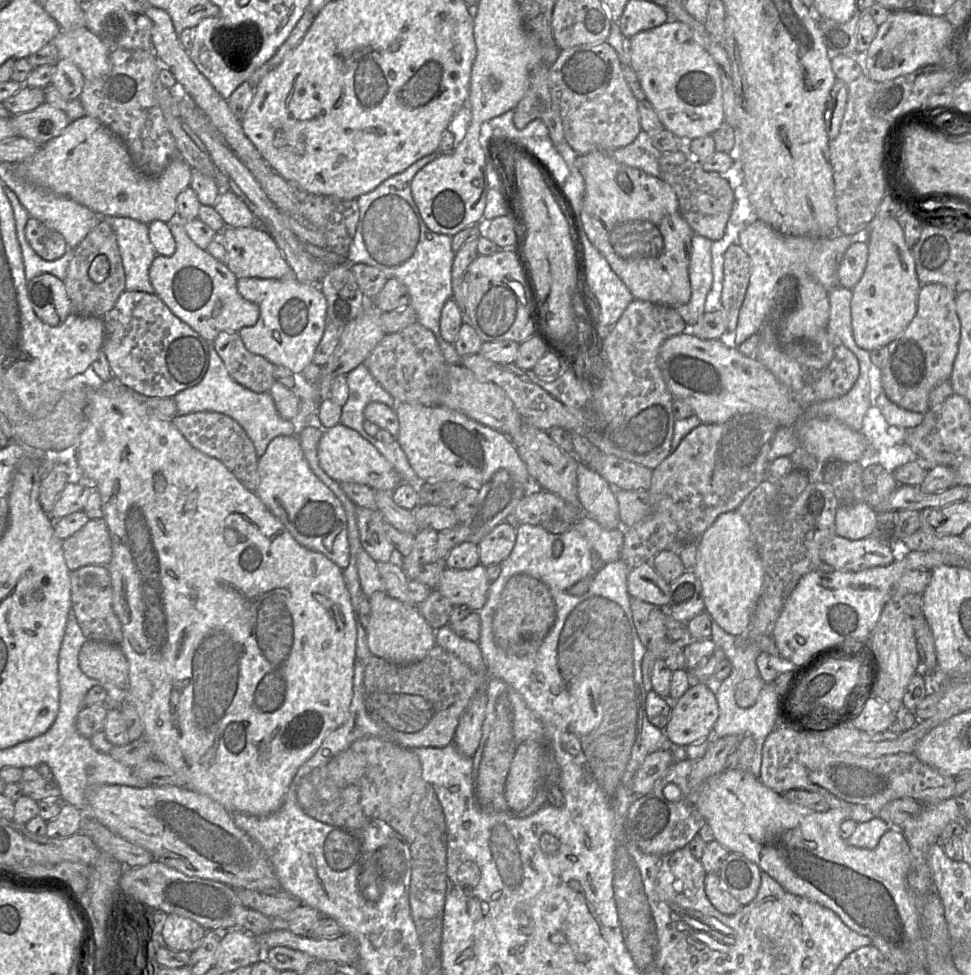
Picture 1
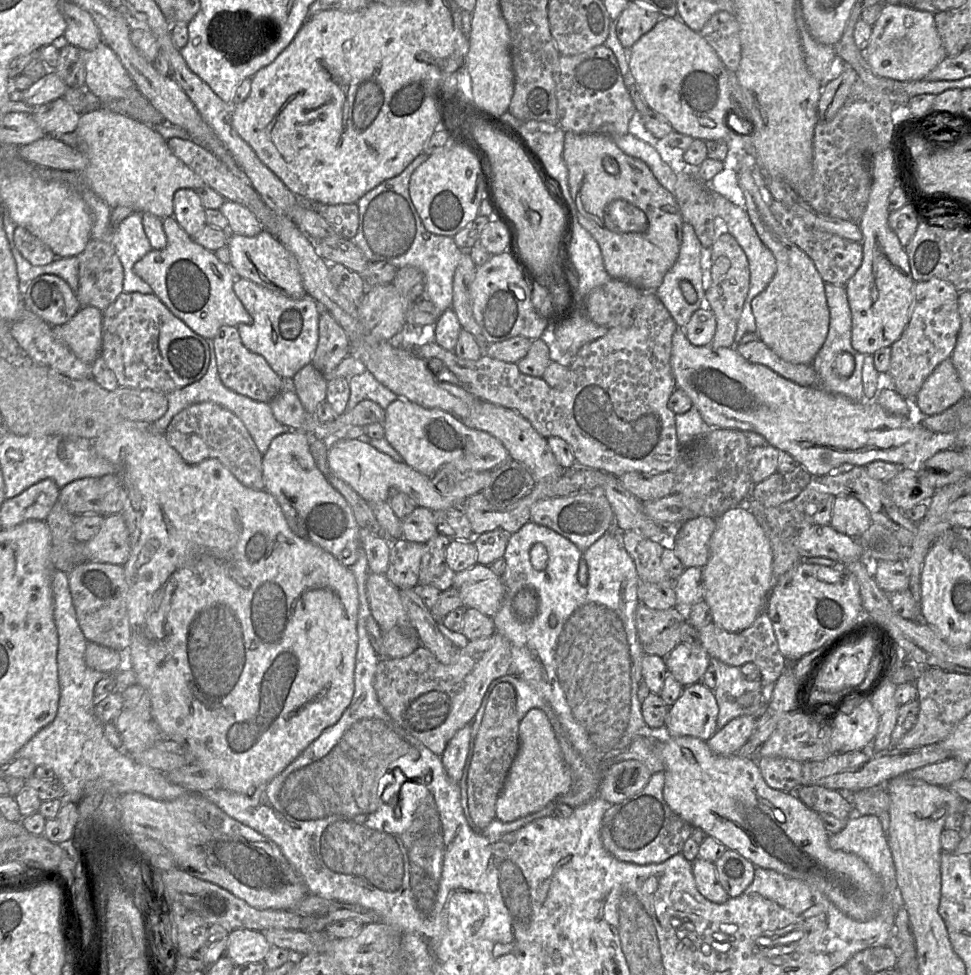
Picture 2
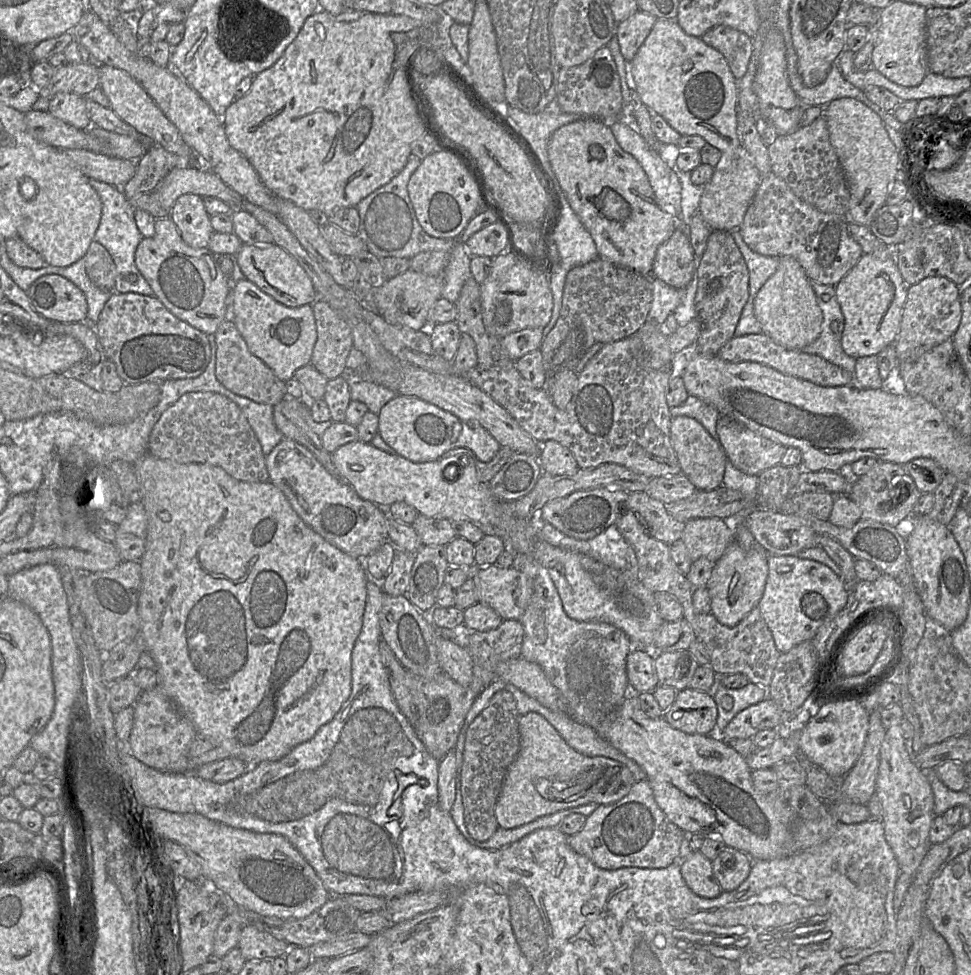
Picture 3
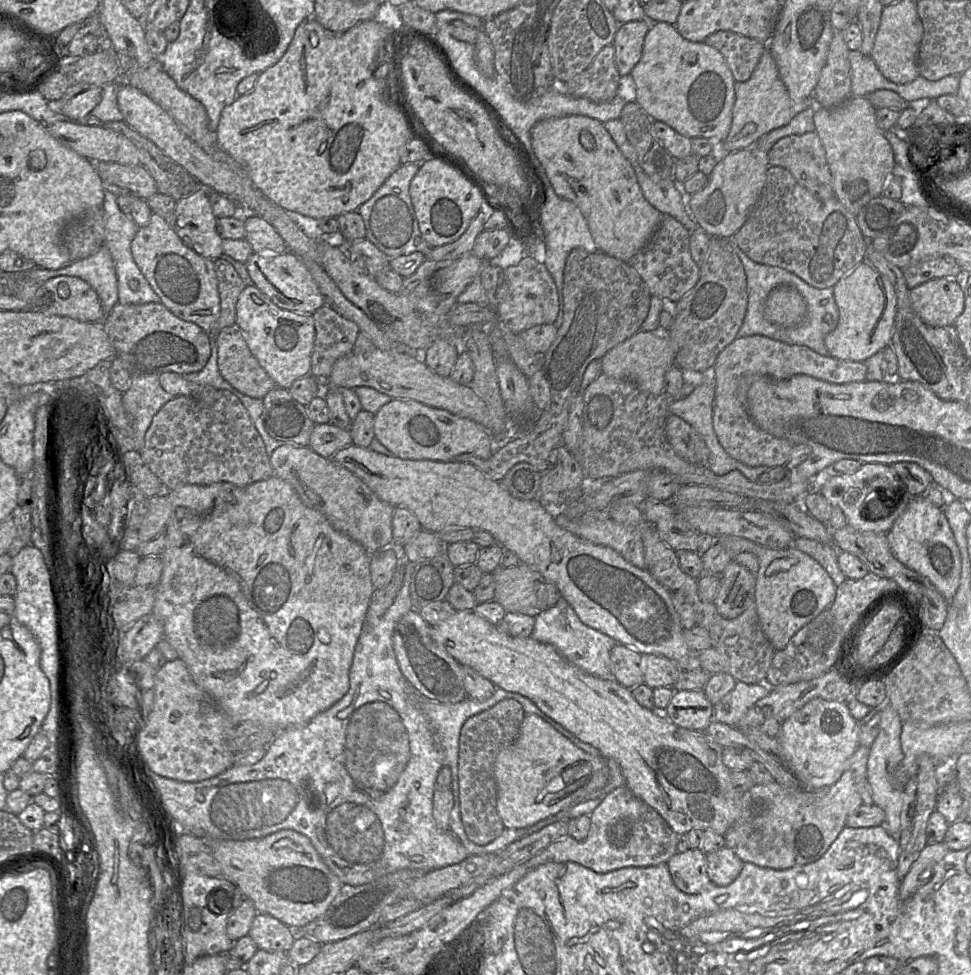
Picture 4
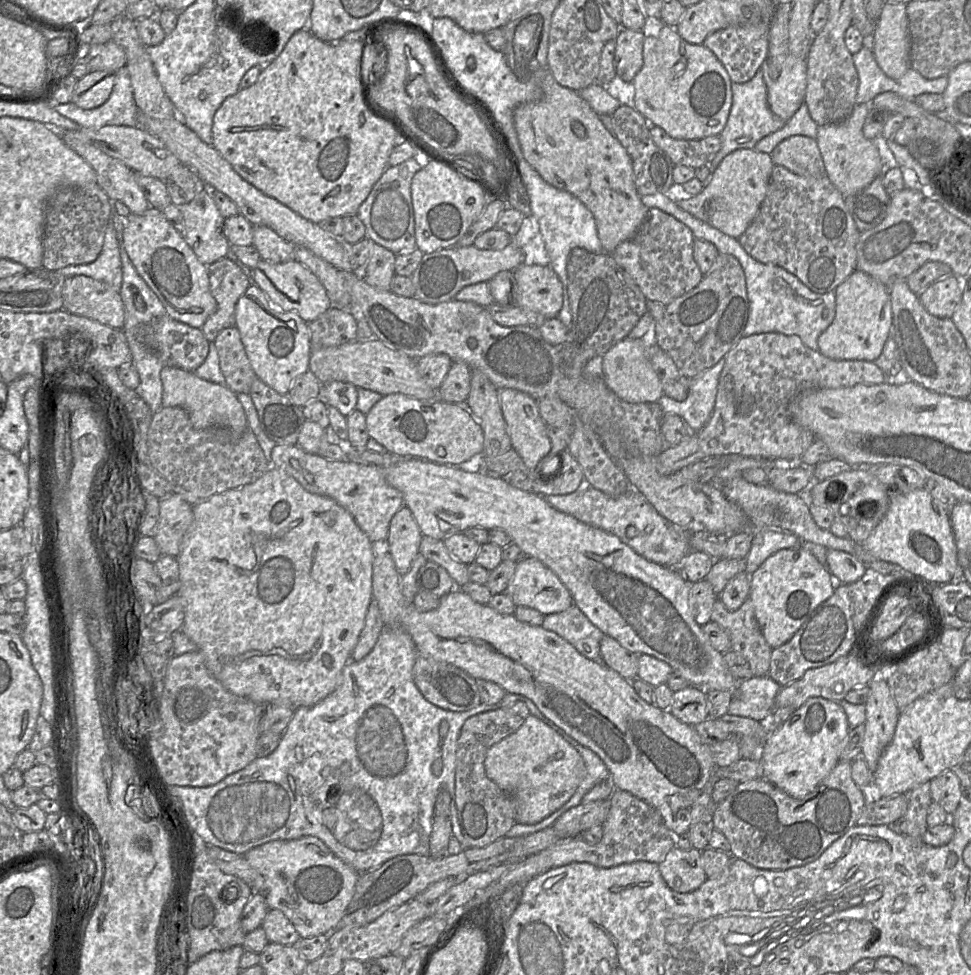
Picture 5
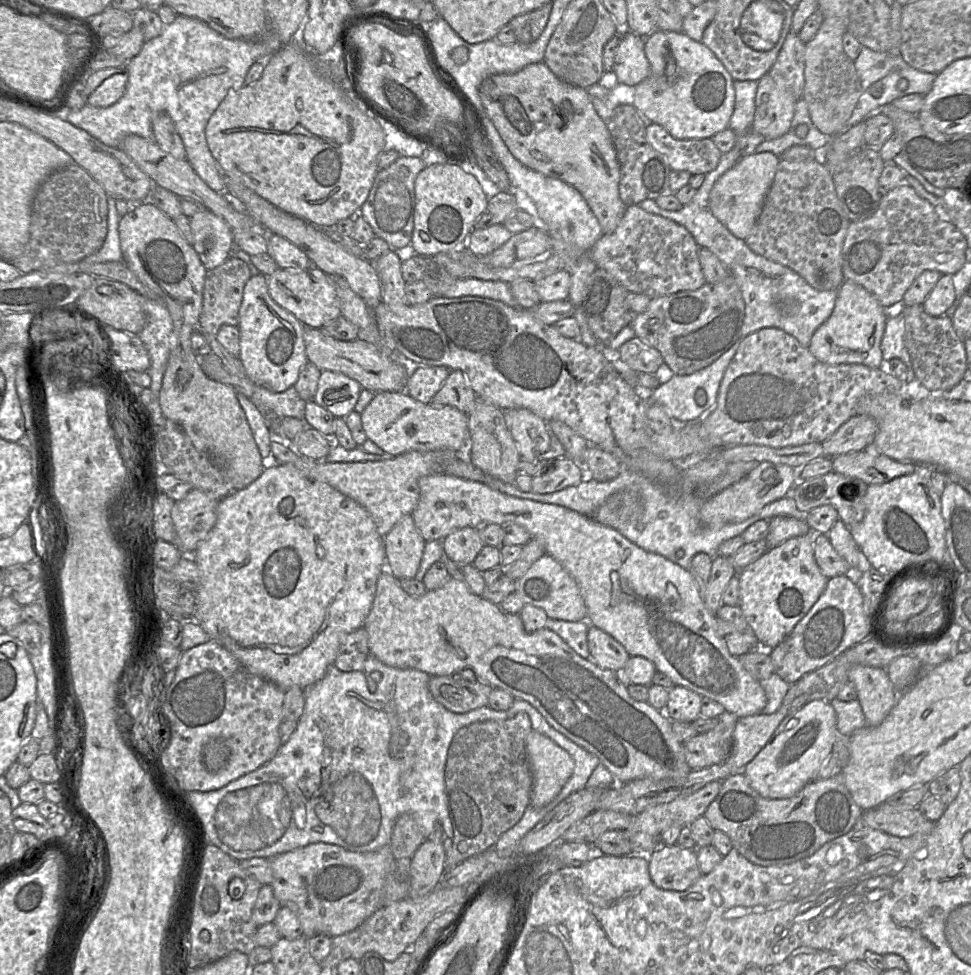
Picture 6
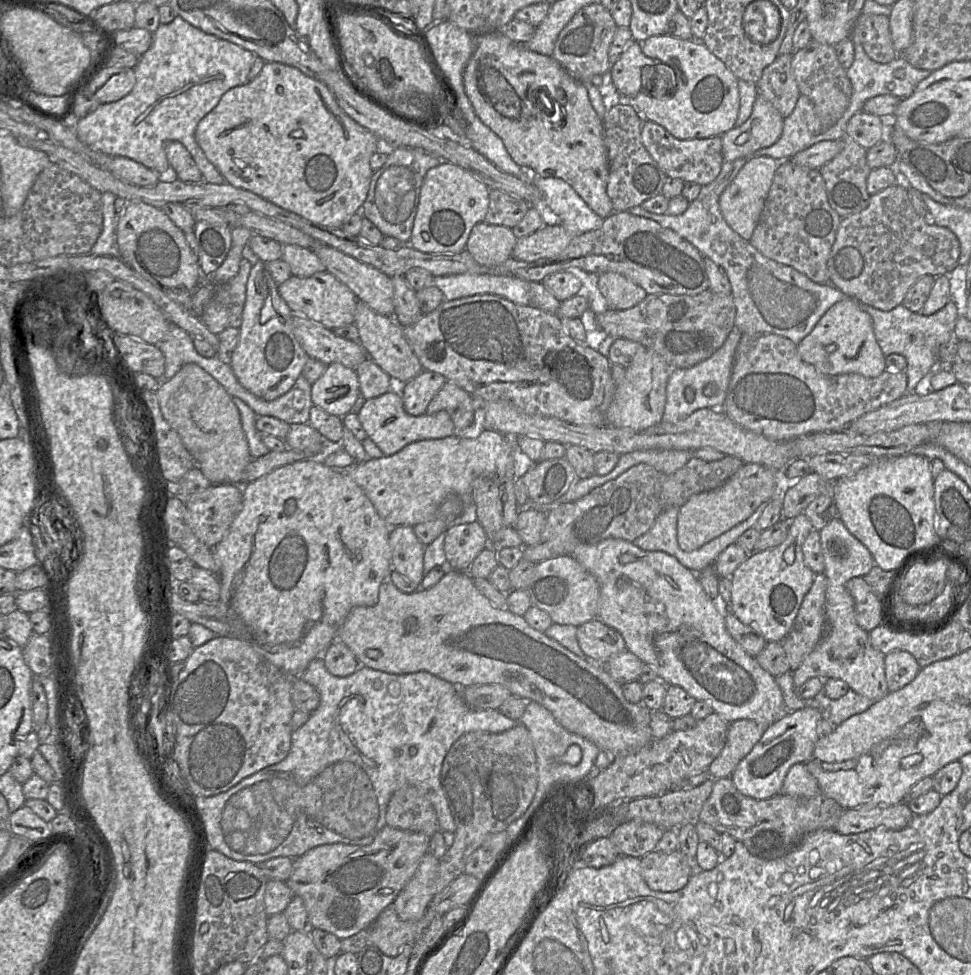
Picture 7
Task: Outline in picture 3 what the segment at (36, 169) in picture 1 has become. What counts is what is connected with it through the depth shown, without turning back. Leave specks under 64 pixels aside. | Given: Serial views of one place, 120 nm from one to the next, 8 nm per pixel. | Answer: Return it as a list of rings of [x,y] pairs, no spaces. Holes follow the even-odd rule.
[[[196,158],[196,164],[199,164],[199,166],[189,166],[171,170],[155,190],[162,206],[166,210],[171,211],[175,201],[184,194],[194,194],[202,198],[213,197],[224,201],[234,209],[241,208],[243,198],[237,192],[226,185],[213,171],[205,168],[200,158]]]

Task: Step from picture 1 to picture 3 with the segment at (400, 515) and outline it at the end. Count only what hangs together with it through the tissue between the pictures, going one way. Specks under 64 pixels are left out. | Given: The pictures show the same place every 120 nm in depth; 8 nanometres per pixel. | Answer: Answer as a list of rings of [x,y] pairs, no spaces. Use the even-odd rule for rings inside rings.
[[[418,514],[411,524],[422,546],[446,546],[456,537],[452,522],[445,518],[431,518]]]

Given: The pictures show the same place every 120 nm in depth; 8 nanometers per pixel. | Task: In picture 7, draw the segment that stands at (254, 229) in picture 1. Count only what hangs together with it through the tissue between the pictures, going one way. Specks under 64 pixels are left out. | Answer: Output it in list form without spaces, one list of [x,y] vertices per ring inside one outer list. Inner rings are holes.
[[[327,271],[317,272],[308,277],[291,275],[278,285],[278,292],[293,313],[302,314],[328,329],[334,330],[354,322],[358,298],[345,284]]]

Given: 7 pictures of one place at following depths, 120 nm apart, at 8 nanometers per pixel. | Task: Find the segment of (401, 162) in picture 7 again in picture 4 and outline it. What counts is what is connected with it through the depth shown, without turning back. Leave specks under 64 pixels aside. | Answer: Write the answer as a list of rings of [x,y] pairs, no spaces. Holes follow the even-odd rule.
[[[418,162],[401,164],[357,209],[364,222],[365,237],[389,259],[415,251],[426,253],[430,248],[419,230],[409,193],[411,180],[419,170],[420,164]]]

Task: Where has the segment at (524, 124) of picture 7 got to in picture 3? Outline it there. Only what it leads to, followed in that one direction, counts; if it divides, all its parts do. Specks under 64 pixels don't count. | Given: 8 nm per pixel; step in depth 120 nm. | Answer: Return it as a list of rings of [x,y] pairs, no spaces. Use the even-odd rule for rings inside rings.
[[[583,117],[558,128],[547,146],[549,161],[569,205],[591,235],[598,257],[650,276],[657,248],[673,234],[677,220],[661,209],[642,166],[619,146],[608,123]]]

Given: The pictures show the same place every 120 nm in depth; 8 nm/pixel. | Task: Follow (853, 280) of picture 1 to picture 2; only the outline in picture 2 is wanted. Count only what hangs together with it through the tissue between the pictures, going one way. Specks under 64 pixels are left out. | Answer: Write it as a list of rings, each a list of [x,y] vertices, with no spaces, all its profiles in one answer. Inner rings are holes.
[[[771,200],[769,206],[789,239],[812,260],[822,280],[825,283],[845,286],[862,263],[863,247],[861,242],[854,242],[838,235],[811,228],[798,215],[776,200]]]

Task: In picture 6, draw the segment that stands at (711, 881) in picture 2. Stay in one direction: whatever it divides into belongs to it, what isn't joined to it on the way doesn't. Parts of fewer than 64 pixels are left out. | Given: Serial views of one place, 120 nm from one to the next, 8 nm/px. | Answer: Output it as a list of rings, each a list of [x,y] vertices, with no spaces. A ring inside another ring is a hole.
[[[661,845],[648,855],[649,875],[660,889],[684,891],[702,875],[697,849]]]

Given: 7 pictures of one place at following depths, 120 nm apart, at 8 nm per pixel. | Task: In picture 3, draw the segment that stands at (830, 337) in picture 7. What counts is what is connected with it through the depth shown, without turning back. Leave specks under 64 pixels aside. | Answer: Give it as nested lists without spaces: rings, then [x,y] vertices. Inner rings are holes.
[[[892,248],[892,255],[888,258],[877,258],[874,254],[863,253],[859,261],[856,263],[856,265],[835,285],[836,298],[840,305],[842,314],[844,316],[844,329],[841,336],[841,346],[843,351],[848,356],[858,359],[865,356],[877,355],[888,345],[893,345],[900,328],[902,311],[907,296],[907,286],[908,285],[906,285],[906,283],[904,282],[901,273],[896,265],[896,261],[893,255],[893,248]]]

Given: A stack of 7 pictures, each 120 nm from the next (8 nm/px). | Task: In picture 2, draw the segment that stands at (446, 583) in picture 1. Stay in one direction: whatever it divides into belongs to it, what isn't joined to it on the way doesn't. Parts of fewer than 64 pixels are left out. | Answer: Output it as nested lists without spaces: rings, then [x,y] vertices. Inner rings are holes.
[[[477,563],[462,572],[456,572],[453,587],[458,591],[462,607],[474,608],[493,617],[505,596],[501,577],[490,566]]]

